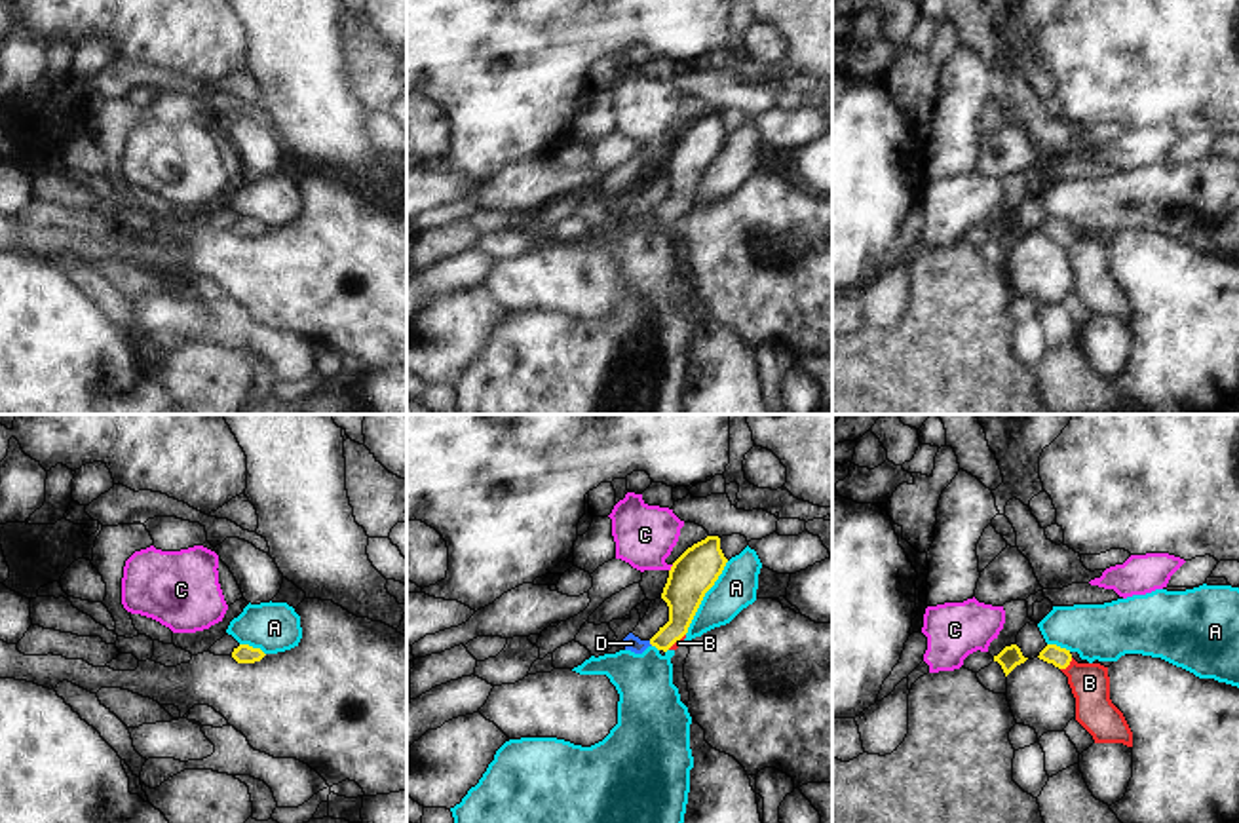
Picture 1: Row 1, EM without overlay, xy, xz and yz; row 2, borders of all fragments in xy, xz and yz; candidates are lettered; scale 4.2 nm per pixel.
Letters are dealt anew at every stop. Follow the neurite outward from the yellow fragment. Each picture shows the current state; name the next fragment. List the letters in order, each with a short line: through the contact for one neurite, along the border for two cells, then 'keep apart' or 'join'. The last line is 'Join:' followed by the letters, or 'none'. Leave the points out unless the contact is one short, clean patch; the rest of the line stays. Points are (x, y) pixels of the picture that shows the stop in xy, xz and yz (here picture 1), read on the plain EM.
A: keep apart
B: yz (1061, 232), (1067, 240), (1089, 257) | join
C: xz (673, 139), (669, 145) | keep apart
D: xz (648, 215), (652, 219) | keep apart
Join: B

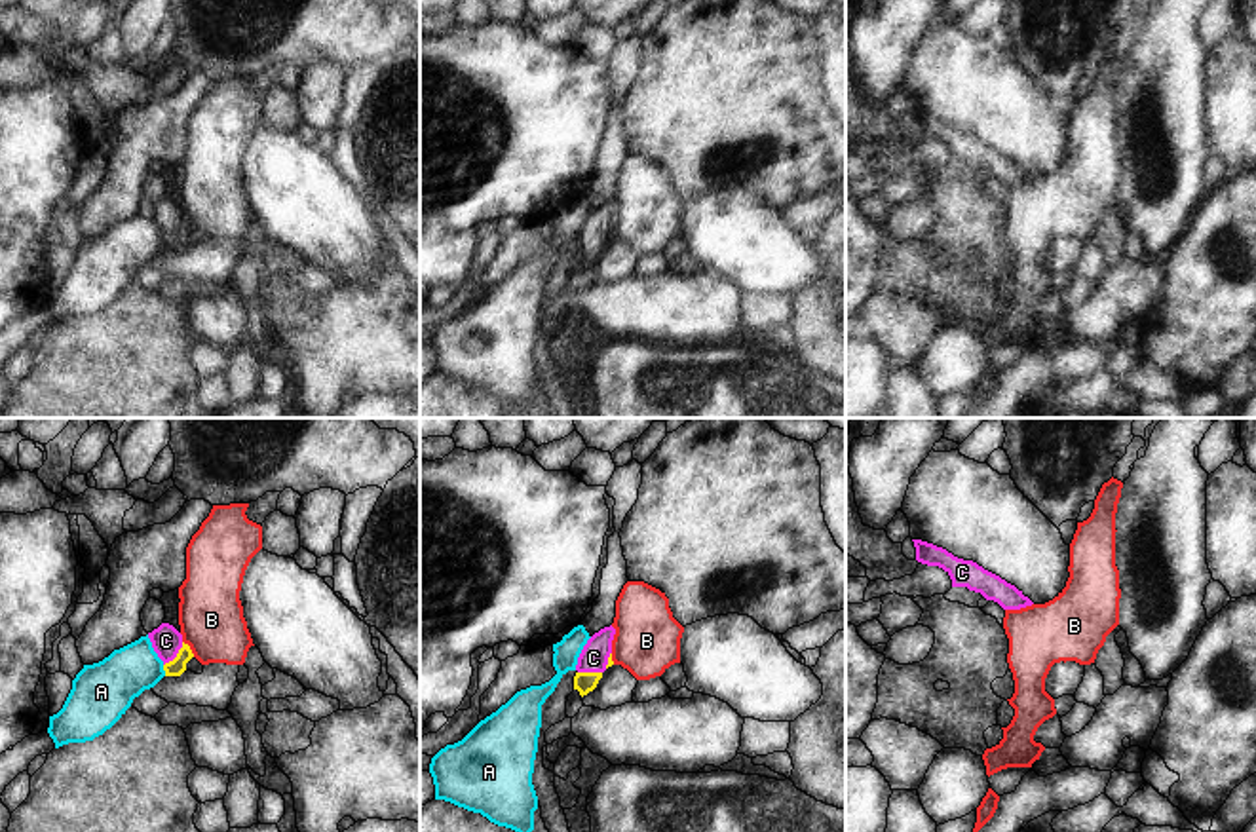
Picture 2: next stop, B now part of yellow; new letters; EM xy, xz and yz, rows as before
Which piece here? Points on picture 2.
A: xy (162, 240), (166, 249) | keep apart
B: xy (183, 215), (194, 230) | keep apart
C: xy (175, 242), (177, 230), (166, 215) | join
Join: C

